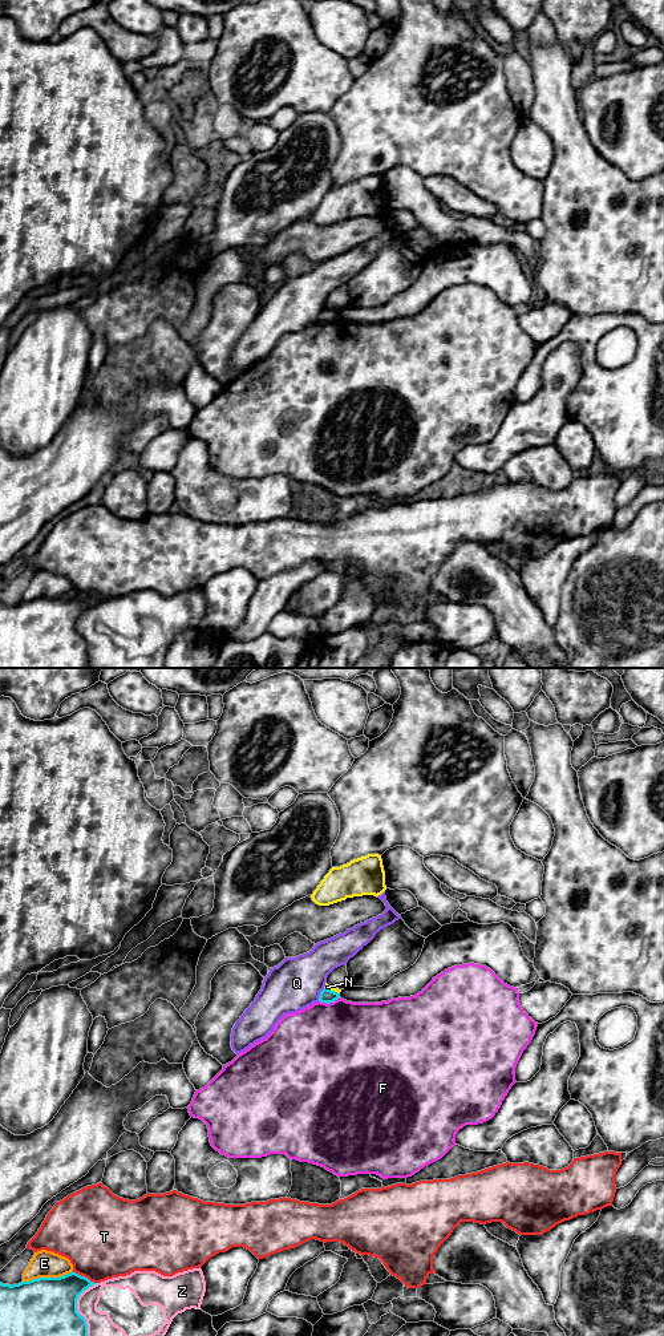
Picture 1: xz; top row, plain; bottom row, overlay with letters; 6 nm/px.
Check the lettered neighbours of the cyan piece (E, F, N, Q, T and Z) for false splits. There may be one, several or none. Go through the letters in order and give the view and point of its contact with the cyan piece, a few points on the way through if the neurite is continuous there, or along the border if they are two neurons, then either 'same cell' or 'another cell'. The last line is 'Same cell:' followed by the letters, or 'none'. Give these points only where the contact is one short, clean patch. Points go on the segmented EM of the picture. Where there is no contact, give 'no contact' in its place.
E: xz (47, 1278) | another cell
F: xz (328, 1003) | another cell
N: xz (332, 991) | along xz (324, 987), (339, 994) | another cell
Q: xz (320, 995) | another cell
T: xz (84, 1276) | another cell
Z: xz (76, 1307) | another cell
Same cell: none

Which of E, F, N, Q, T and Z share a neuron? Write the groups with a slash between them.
E / F / N / Q / T / Z

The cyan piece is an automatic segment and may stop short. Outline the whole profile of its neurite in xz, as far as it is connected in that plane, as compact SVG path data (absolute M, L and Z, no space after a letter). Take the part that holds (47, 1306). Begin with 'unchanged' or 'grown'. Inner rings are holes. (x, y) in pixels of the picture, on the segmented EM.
unchanged; M73 1271L13 1286L0 1283L0 1336L88 1336L86 1320L77 1312L77 1299L94 1284Z

